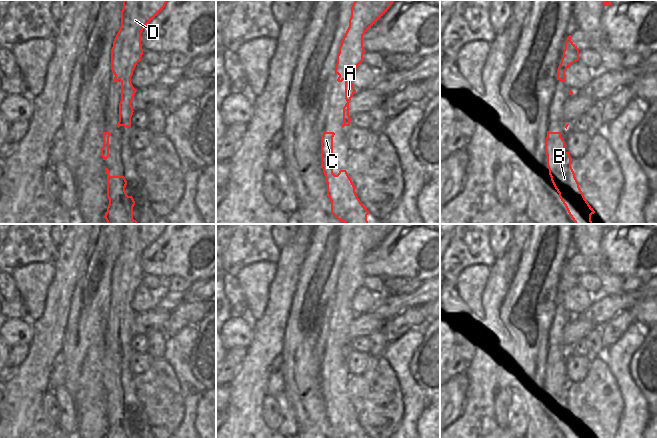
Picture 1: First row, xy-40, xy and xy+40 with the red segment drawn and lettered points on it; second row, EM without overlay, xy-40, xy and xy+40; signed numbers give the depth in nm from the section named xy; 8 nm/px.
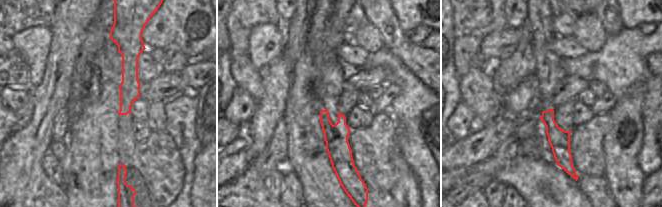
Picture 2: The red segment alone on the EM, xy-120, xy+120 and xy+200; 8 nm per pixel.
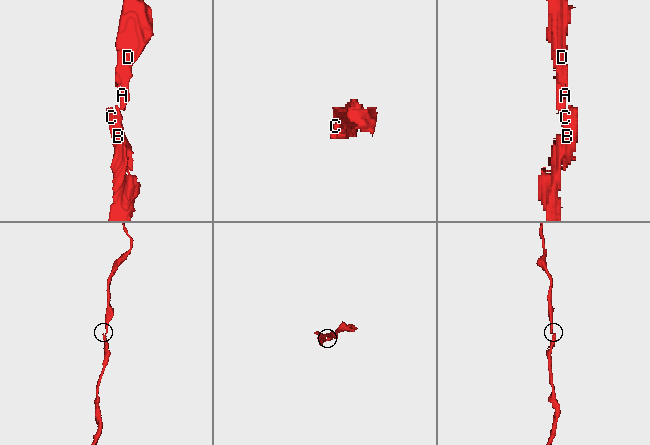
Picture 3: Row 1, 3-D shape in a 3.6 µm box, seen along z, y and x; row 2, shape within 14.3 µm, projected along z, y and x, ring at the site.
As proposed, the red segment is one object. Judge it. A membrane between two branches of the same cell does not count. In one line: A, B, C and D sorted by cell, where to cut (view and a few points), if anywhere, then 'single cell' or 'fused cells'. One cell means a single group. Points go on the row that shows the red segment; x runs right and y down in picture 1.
groups A B C D; cut none; single cell

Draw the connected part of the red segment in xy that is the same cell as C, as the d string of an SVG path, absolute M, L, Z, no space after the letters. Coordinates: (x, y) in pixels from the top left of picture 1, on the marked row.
M323 131L321 137L321 165L327 183L327 195L331 201L331 213L345 224L369 224L367 215L370 212L358 198L347 171L340 170L335 175L329 165L333 157L334 135L334 132Z

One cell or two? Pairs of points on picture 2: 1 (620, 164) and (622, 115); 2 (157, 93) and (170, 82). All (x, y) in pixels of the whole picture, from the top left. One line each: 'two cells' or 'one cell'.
1: one cell
2: one cell

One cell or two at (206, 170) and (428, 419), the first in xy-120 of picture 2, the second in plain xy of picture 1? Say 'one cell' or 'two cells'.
one cell

